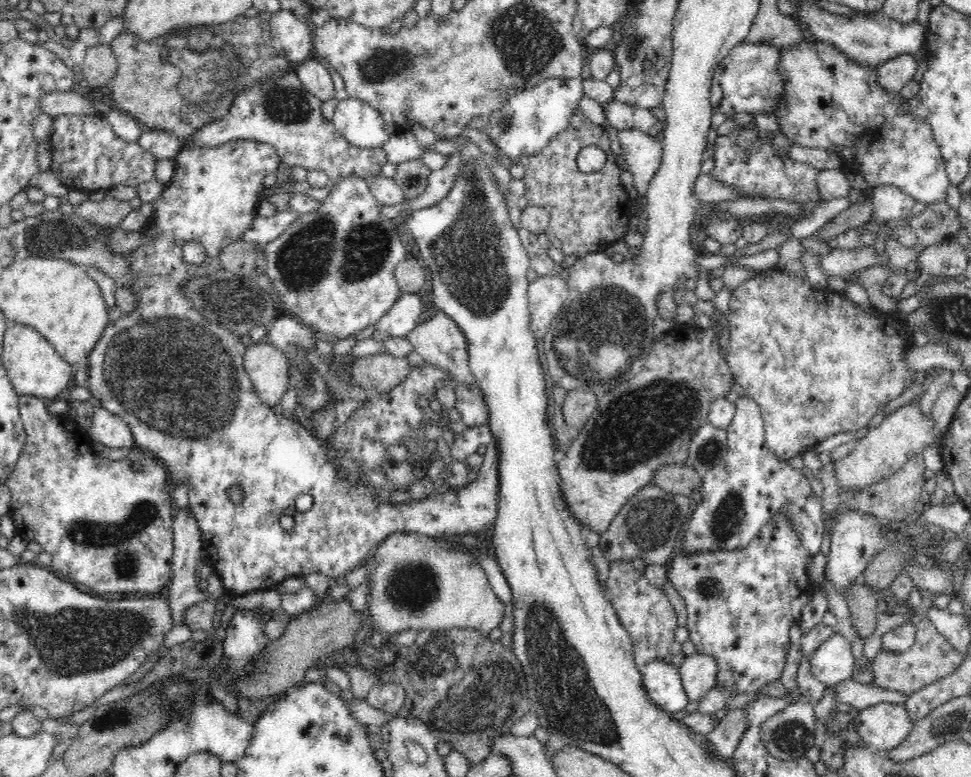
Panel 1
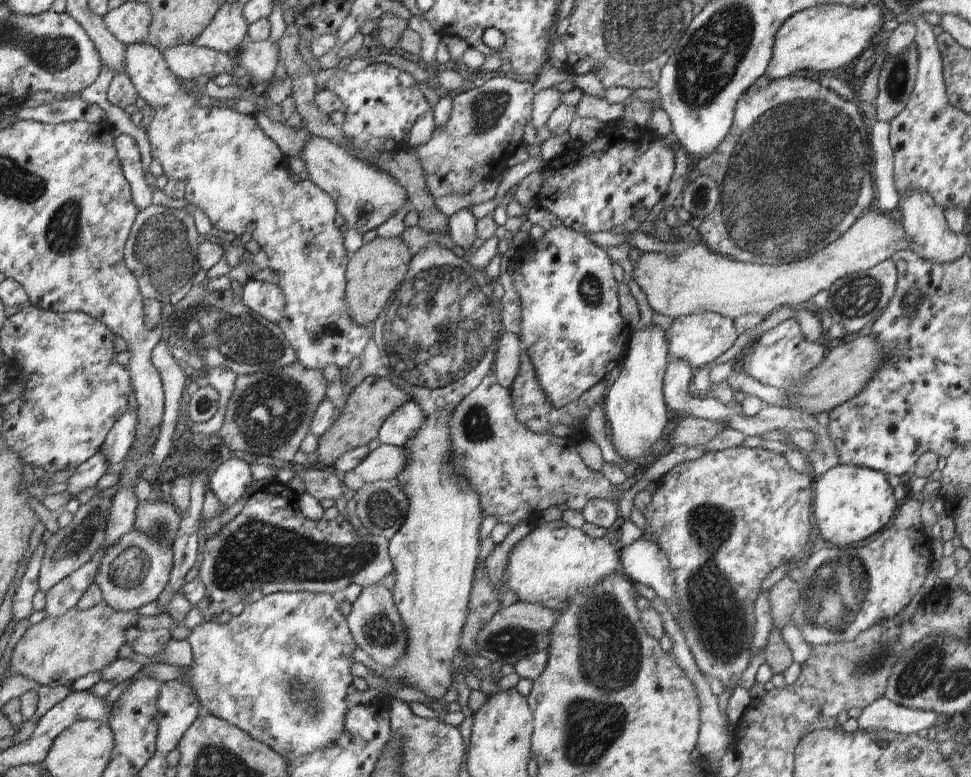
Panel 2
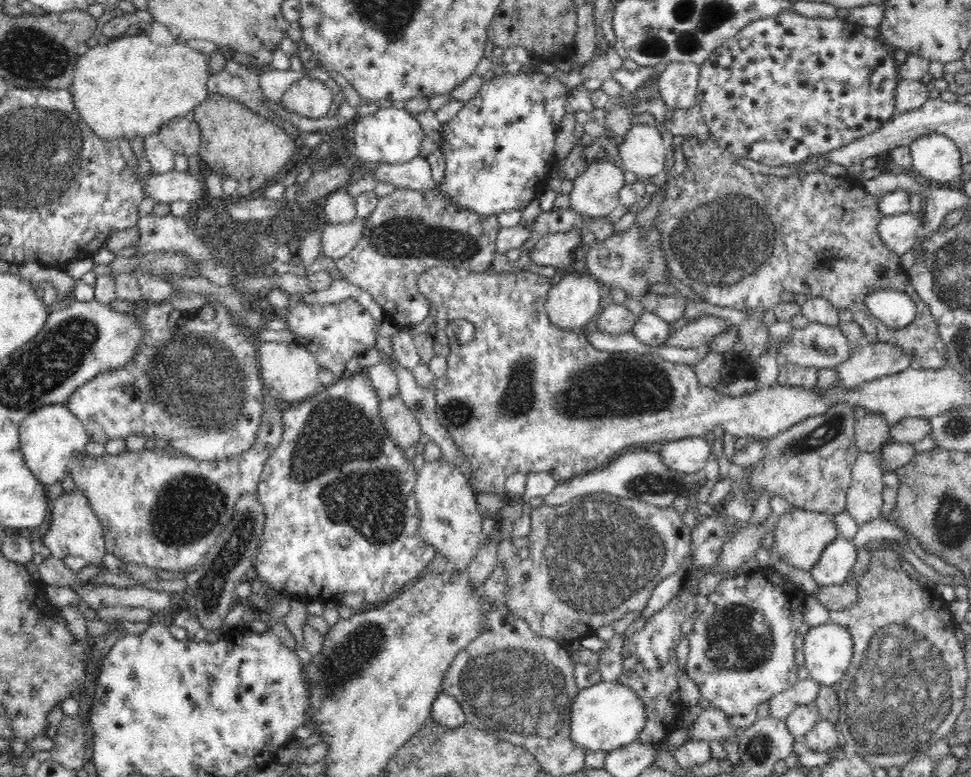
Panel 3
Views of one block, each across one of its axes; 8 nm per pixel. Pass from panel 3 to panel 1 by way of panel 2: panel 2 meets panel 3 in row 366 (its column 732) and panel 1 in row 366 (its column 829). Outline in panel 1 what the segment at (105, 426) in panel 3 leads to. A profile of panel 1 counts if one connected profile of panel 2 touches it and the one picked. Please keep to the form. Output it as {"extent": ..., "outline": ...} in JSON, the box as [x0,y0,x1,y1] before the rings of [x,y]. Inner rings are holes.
{"extent":[86,139,500,596],"outline":[[[240,139],[239,141],[231,141],[227,144],[210,147],[210,146],[192,146],[192,148],[183,148],[175,157],[174,174],[170,182],[164,184],[162,194],[155,201],[154,215],[149,219],[149,229],[147,234],[151,238],[147,243],[139,246],[130,252],[129,256],[129,272],[133,276],[133,285],[129,286],[129,290],[134,293],[137,309],[127,315],[120,315],[119,319],[114,319],[109,322],[109,325],[104,329],[100,340],[94,346],[94,349],[88,354],[87,362],[89,363],[88,379],[86,385],[92,394],[95,402],[99,406],[104,407],[108,412],[119,416],[122,420],[128,423],[132,429],[135,447],[143,451],[149,452],[153,457],[159,459],[166,467],[169,480],[174,487],[178,482],[185,482],[188,487],[189,509],[197,520],[201,537],[203,552],[208,556],[208,561],[214,569],[214,572],[220,577],[224,583],[226,593],[234,596],[242,596],[252,591],[266,591],[275,589],[280,582],[294,577],[306,577],[312,572],[320,572],[331,578],[333,583],[339,581],[339,578],[344,578],[348,572],[354,569],[359,562],[365,562],[370,559],[369,552],[376,549],[380,542],[388,535],[397,531],[416,532],[422,536],[436,537],[440,535],[474,534],[480,530],[488,530],[494,524],[498,514],[498,468],[500,468],[500,459],[498,459],[498,445],[496,441],[487,444],[486,452],[483,456],[483,464],[480,470],[472,476],[472,481],[468,482],[464,488],[452,489],[446,487],[435,492],[431,497],[422,498],[419,502],[409,501],[403,504],[384,504],[380,501],[380,496],[374,491],[375,487],[367,483],[350,485],[346,476],[341,471],[339,466],[330,463],[328,460],[327,447],[324,442],[320,441],[312,431],[307,430],[304,426],[293,421],[292,417],[285,417],[284,414],[276,414],[273,407],[260,401],[254,385],[244,369],[244,352],[248,348],[240,342],[240,333],[232,333],[230,329],[224,328],[218,323],[213,323],[202,313],[194,310],[192,301],[186,298],[186,284],[190,276],[212,276],[218,270],[224,267],[220,262],[220,252],[229,244],[240,241],[240,236],[253,225],[253,221],[257,218],[257,207],[259,206],[260,198],[264,197],[264,178],[268,174],[274,174],[278,170],[278,166],[283,160],[277,155],[274,146],[265,144],[264,142],[248,141]],[[186,242],[198,242],[206,251],[206,258],[200,264],[190,264],[184,261],[182,257],[182,246]],[[232,486],[237,486],[242,492],[243,497],[239,504],[232,503],[228,490]],[[298,494],[311,494],[313,504],[310,510],[306,512],[295,511],[293,518],[295,525],[290,531],[286,531],[280,527],[280,518],[284,516],[284,510],[288,506],[295,506],[294,501],[298,498]]]}

